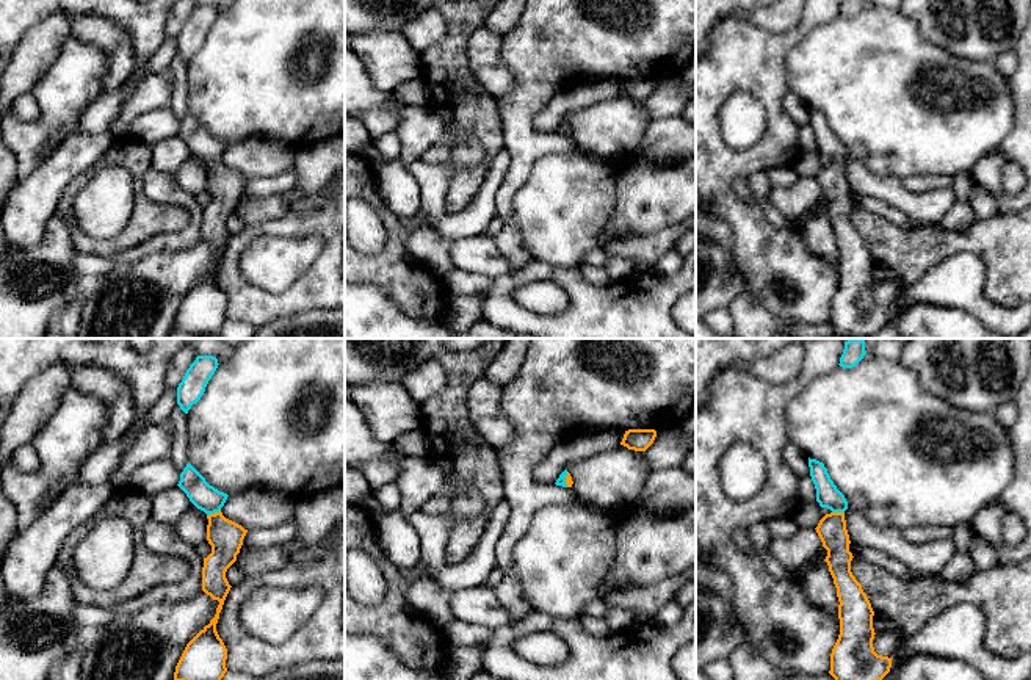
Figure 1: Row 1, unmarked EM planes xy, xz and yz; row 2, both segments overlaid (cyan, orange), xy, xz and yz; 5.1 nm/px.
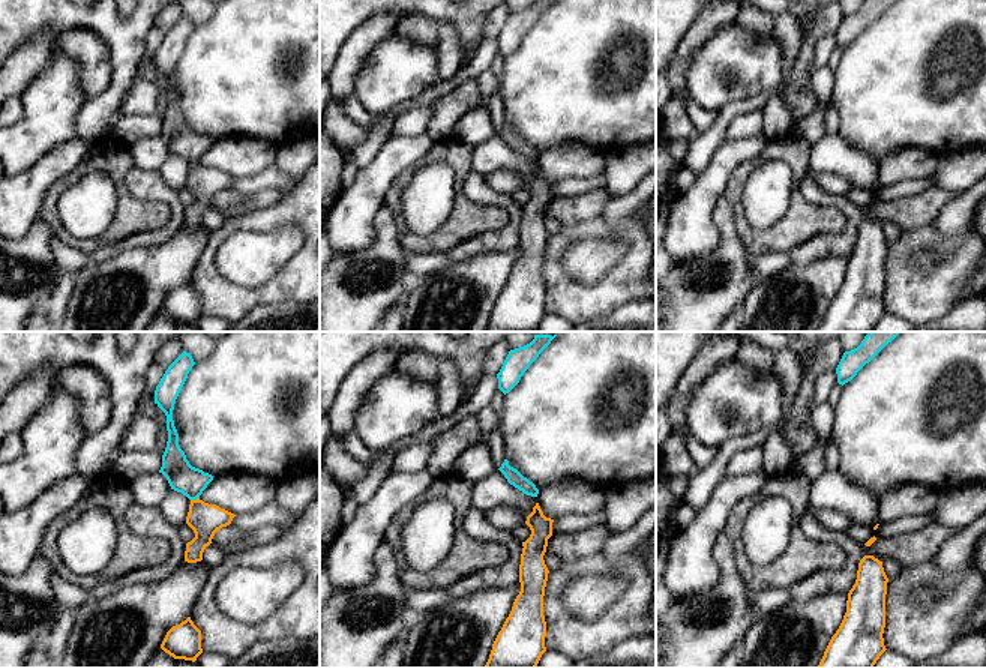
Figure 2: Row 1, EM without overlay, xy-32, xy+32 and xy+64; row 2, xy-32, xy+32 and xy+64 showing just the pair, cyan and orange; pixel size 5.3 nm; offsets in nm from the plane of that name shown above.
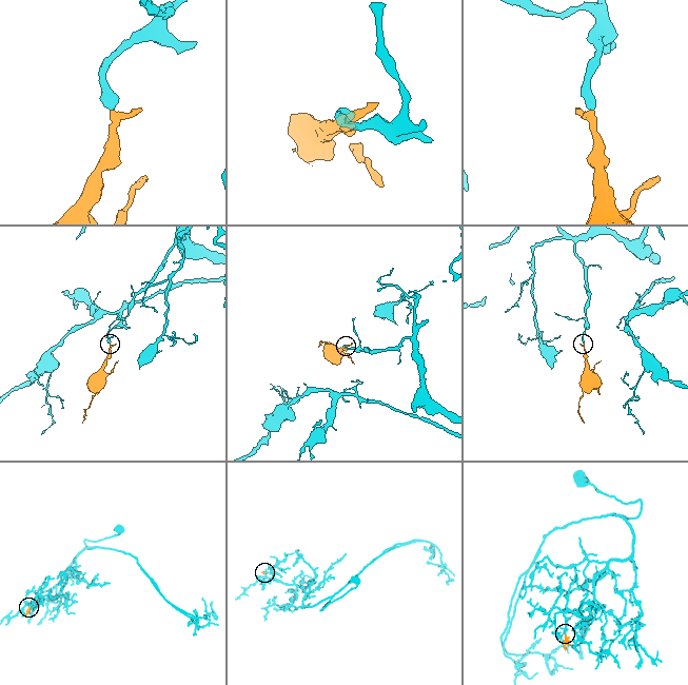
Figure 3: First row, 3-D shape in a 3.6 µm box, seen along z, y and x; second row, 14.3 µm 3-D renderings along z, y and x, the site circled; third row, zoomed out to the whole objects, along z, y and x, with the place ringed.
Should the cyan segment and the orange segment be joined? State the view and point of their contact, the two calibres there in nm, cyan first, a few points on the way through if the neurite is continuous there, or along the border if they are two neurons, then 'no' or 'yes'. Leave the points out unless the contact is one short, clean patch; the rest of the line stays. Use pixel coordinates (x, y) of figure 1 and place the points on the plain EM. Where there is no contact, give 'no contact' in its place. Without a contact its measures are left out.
meets cyan in xy at (213, 162); 140 nm thick on the cyan side, 180 nm on the other; runs through xy (207, 148), (213, 162), (226, 187); yes

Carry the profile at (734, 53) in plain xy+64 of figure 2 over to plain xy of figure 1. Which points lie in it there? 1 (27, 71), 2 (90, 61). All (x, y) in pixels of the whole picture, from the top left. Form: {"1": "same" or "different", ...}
{"1": "different", "2": "same"}

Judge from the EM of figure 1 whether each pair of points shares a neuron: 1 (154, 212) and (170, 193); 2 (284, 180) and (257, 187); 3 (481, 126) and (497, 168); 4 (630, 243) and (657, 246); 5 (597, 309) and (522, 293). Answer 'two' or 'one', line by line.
1: two
2: one
3: two
4: one
5: two

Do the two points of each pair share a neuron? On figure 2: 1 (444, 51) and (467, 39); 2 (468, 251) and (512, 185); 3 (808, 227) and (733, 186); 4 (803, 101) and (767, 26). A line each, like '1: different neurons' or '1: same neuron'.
1: different neurons
2: different neurons
3: same neuron
4: different neurons

